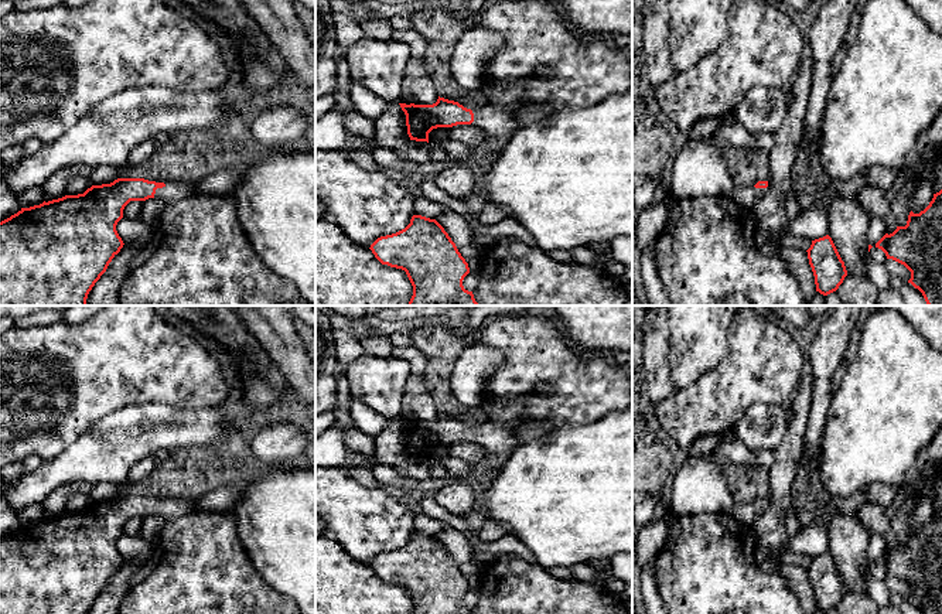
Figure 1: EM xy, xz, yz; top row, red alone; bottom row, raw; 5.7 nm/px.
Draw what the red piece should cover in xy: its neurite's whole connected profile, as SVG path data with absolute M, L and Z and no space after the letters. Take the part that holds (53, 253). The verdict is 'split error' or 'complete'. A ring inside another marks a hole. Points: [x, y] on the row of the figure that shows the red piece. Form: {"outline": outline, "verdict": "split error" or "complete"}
{"outline": "M117 178L83 194L21 208L0 222L0 306L86 306L89 291L124 245L116 231L124 207L149 198L170 204L195 191L197 184L188 181Z", "verdict": "split error"}

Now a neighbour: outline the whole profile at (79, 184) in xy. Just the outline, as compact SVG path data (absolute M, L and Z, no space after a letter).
M75 177L68 185L66 185L66 195L78 195L83 194L88 188L92 187L92 183L86 177Z

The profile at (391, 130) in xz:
M399 103L390 106L375 120L375 141L388 150L393 150L410 141L406 115Z

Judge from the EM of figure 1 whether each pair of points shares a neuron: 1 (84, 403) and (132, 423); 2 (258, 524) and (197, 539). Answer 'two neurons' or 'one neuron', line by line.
1: two neurons
2: two neurons

